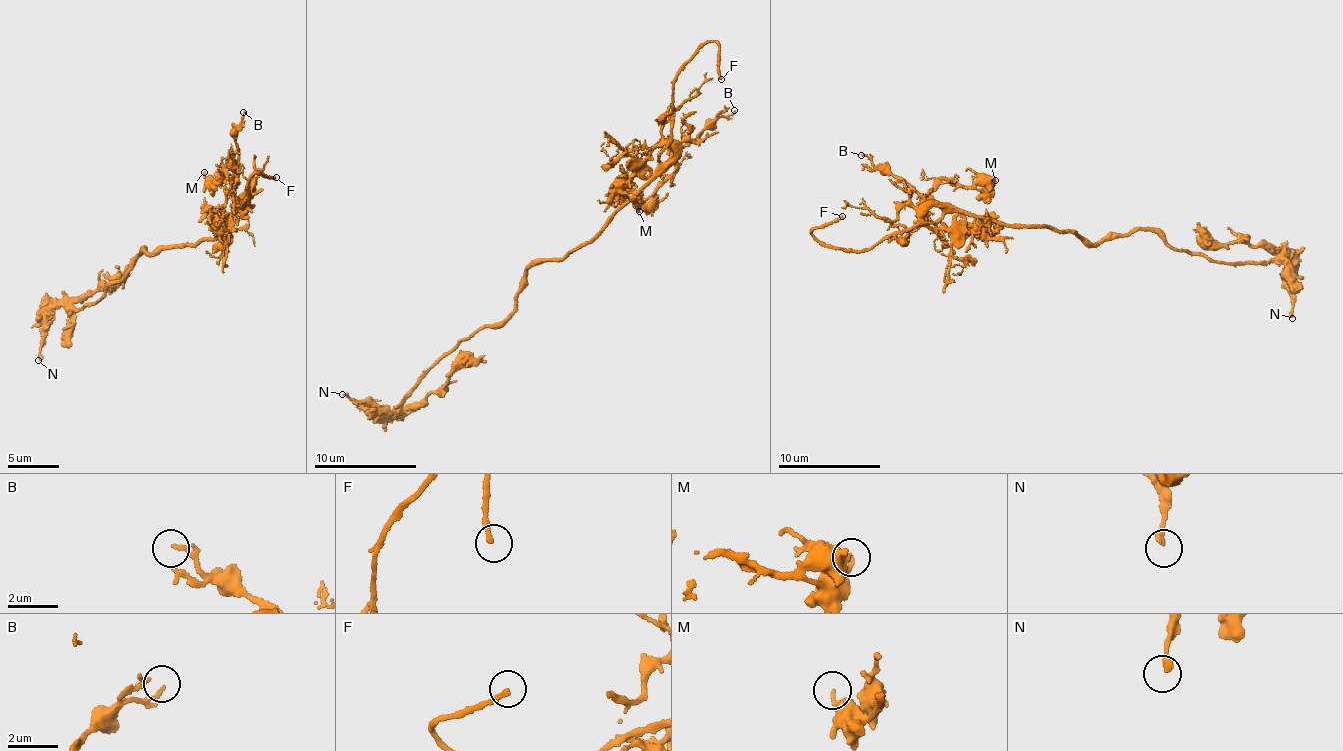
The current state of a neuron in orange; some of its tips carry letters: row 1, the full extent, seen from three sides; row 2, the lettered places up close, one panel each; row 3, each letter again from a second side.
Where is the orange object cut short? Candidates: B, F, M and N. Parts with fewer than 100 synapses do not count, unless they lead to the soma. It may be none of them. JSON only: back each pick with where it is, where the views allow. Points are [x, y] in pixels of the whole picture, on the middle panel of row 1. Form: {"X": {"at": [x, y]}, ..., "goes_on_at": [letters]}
{"F": {"at": [721, 79]}, "goes_on_at": ["F"]}

